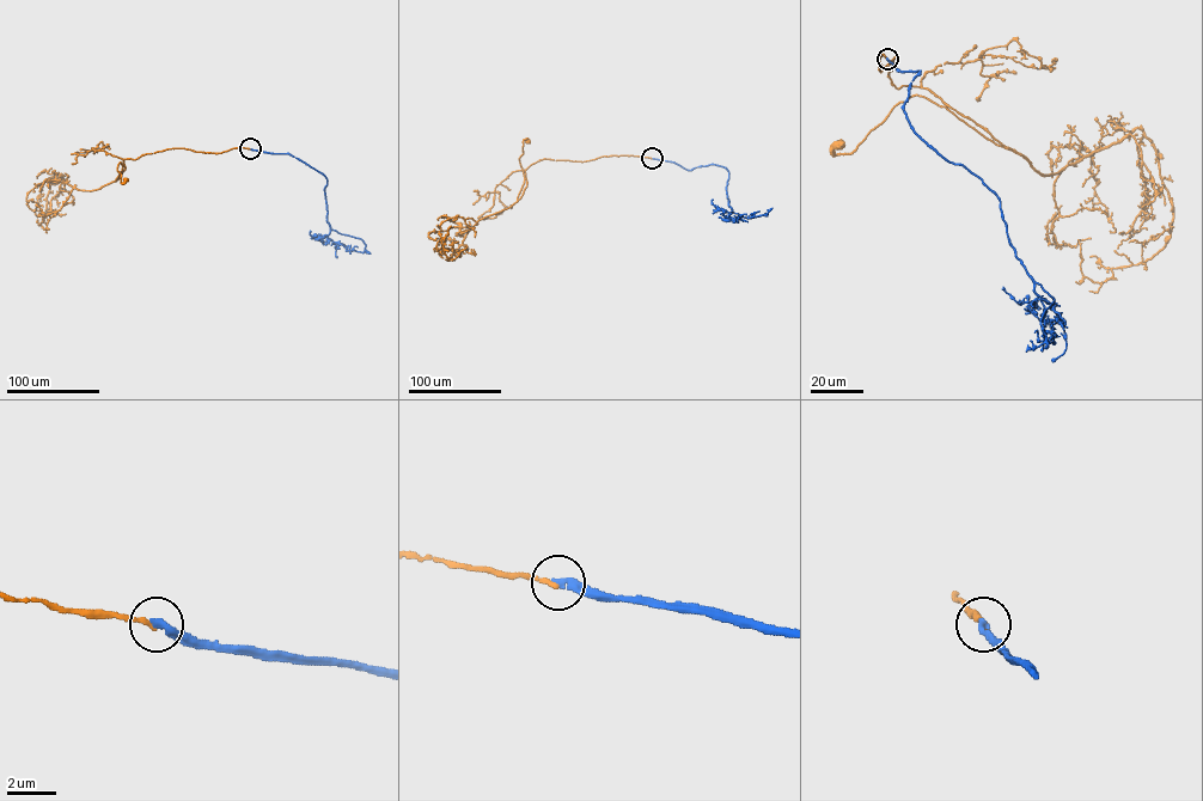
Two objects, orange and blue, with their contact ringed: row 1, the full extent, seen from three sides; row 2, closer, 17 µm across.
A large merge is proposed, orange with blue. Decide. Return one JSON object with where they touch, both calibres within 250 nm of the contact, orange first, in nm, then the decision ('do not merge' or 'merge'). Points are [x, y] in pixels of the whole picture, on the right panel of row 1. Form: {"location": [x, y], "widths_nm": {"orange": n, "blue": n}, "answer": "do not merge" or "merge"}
{"location": [887, 59], "widths_nm": {"orange": 200, "blue": 320}, "answer": "do not merge"}

